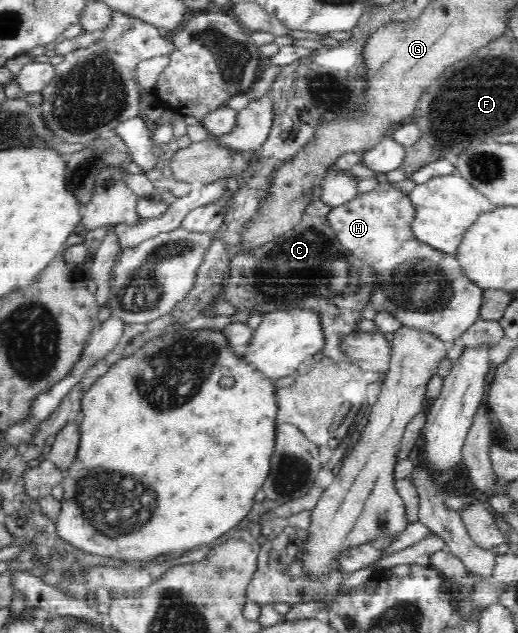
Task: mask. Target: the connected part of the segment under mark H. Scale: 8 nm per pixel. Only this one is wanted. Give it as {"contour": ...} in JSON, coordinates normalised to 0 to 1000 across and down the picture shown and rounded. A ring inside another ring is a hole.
{"contour":[[[734,292],[726,302],[693,308],[662,325],[641,329],[633,346],[660,385],[724,425],[732,455],[720,460],[718,477],[726,482],[726,490],[749,490],[780,513],[824,518],[851,532],[851,537],[871,542],[927,501],[934,455],[898,436],[896,423],[880,404],[855,403],[799,378],[792,359],[797,341],[797,324],[786,308],[753,294]]]}

